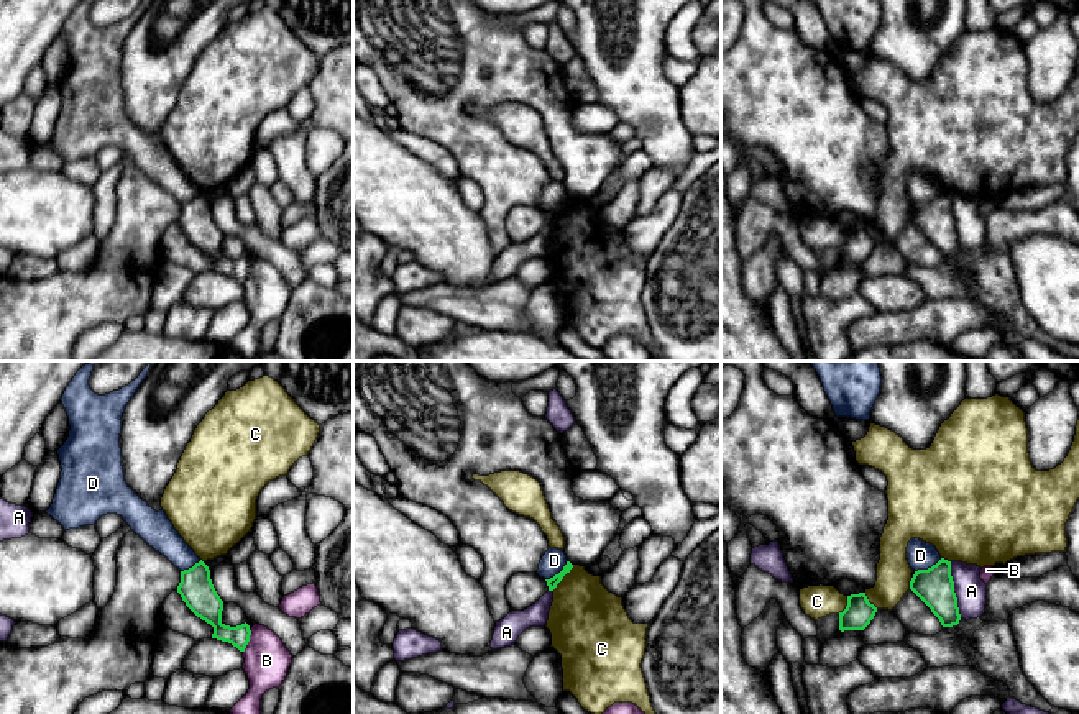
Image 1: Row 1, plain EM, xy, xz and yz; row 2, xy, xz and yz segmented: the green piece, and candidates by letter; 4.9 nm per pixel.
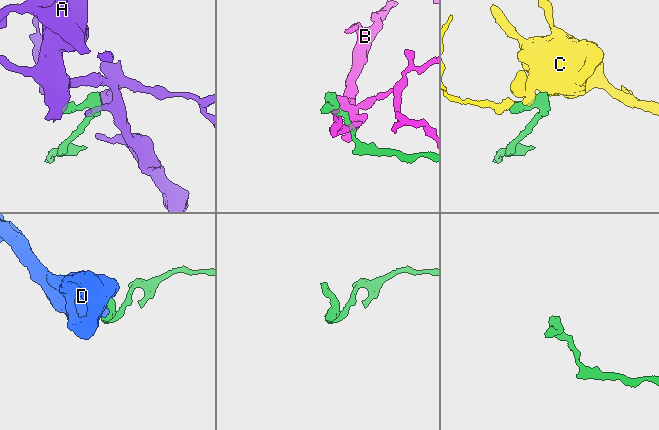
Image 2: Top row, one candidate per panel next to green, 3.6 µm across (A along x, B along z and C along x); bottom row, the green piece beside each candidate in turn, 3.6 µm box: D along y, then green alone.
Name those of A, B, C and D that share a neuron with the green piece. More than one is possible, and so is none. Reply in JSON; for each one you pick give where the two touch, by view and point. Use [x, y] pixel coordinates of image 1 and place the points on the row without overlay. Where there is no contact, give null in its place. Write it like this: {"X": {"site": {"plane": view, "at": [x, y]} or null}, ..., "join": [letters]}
{"join": []}

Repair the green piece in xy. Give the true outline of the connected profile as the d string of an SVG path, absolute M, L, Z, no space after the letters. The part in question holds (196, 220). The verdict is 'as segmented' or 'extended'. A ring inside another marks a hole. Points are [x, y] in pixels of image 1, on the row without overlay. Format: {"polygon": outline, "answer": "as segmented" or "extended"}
{"polygon": "M202 192L192 200L181 204L177 225L197 249L214 259L212 271L228 274L245 284L251 268L250 258L245 254L230 259L222 254L223 233L212 217L209 199Z", "answer": "as segmented"}

